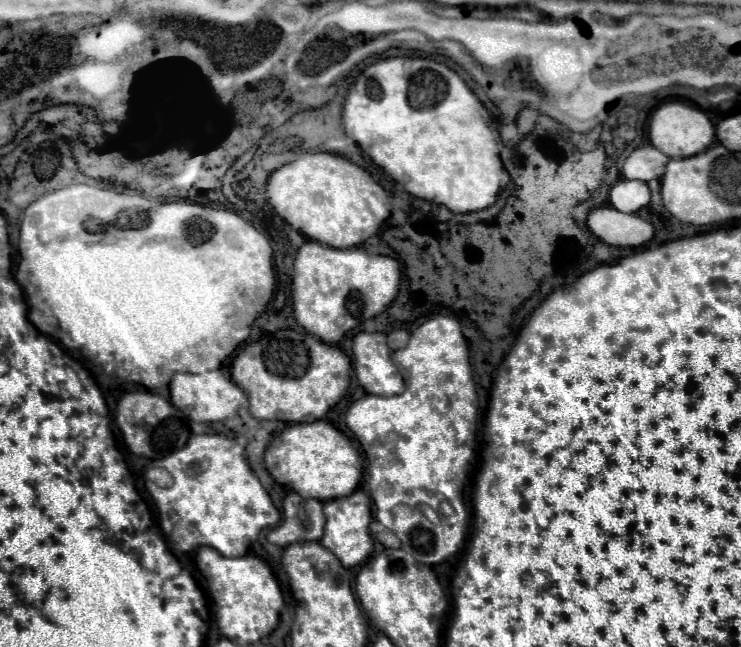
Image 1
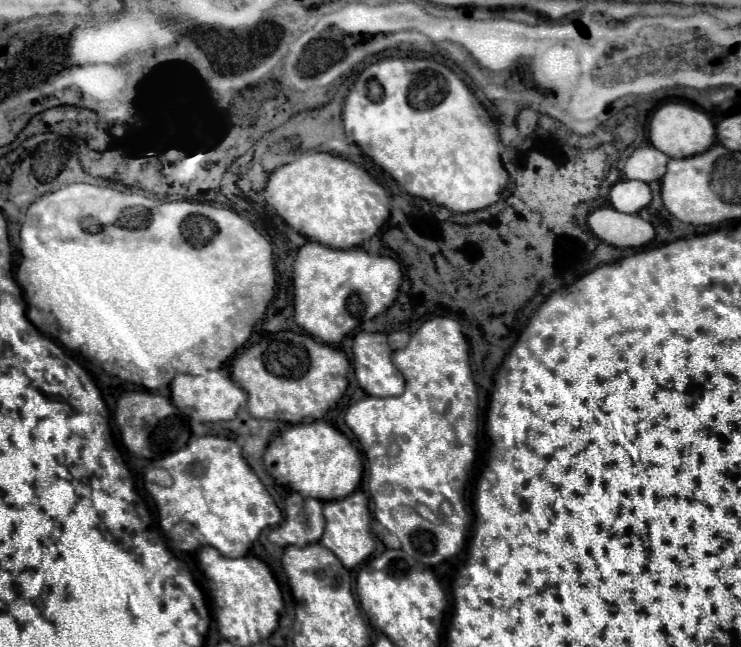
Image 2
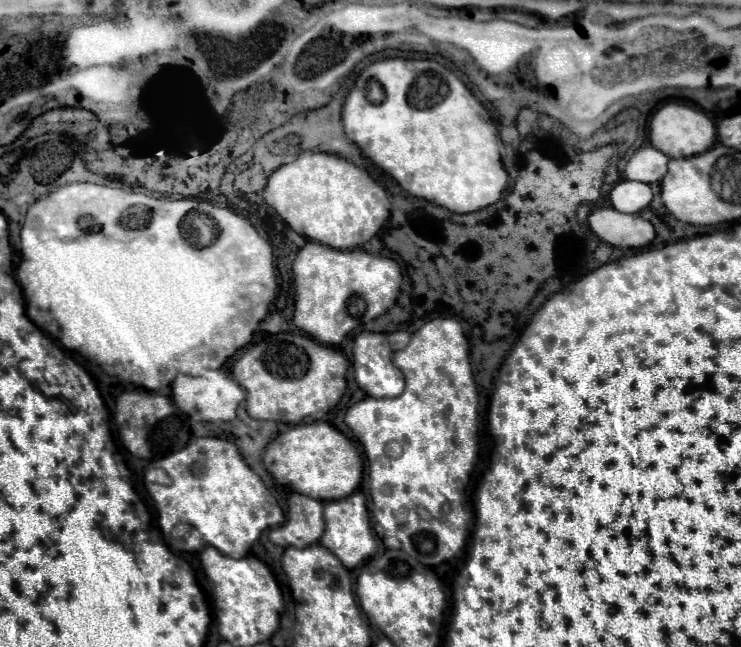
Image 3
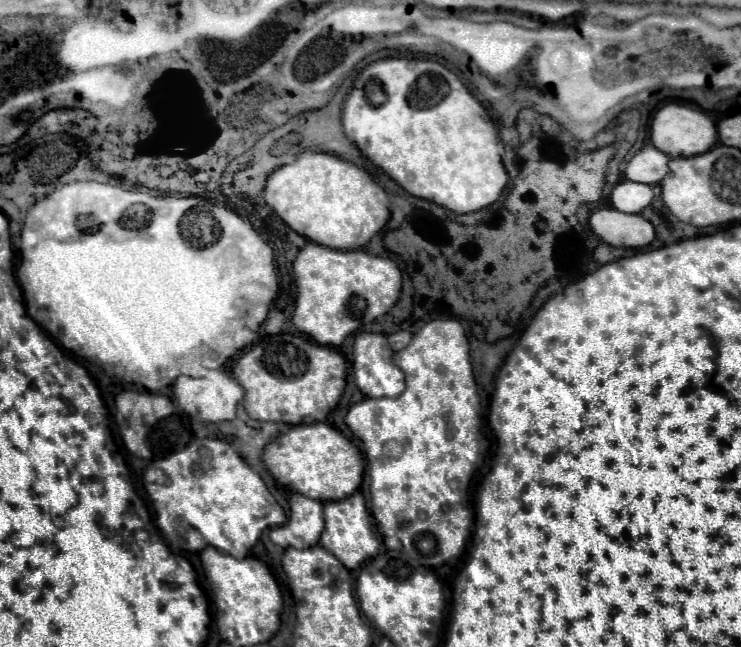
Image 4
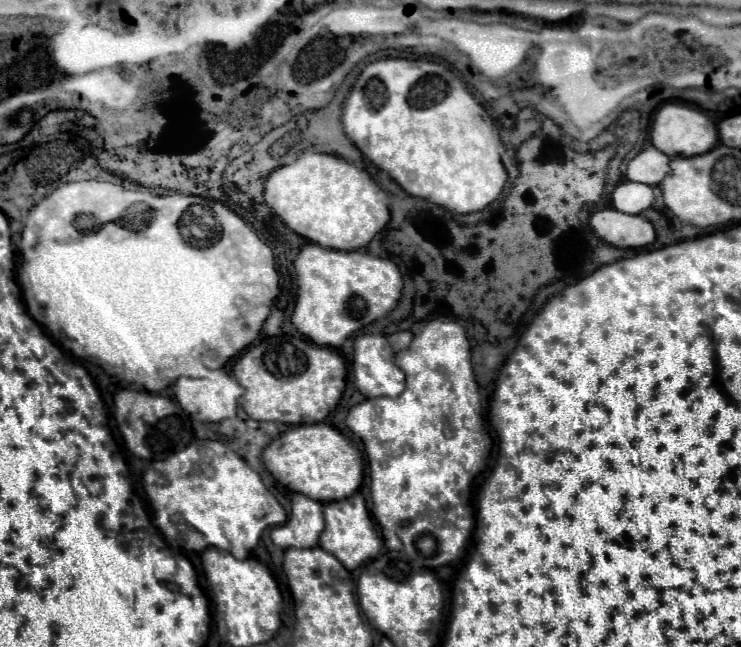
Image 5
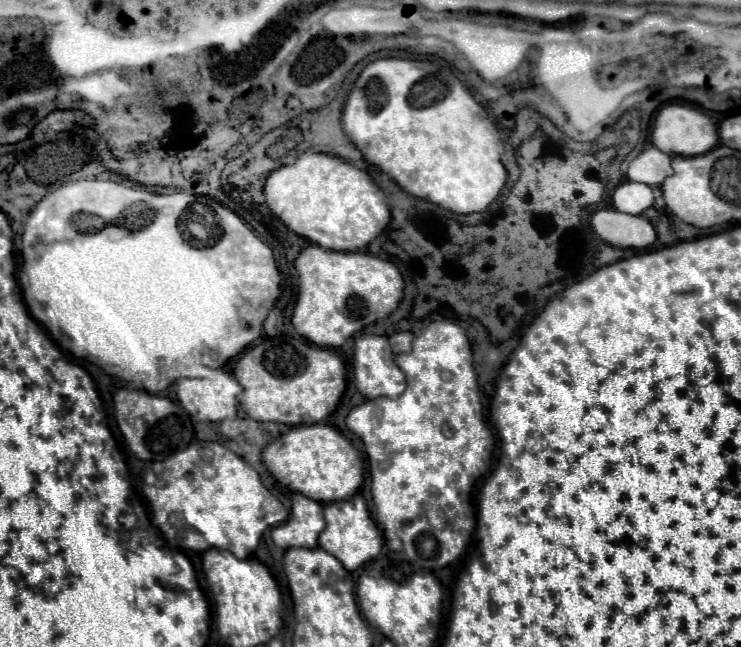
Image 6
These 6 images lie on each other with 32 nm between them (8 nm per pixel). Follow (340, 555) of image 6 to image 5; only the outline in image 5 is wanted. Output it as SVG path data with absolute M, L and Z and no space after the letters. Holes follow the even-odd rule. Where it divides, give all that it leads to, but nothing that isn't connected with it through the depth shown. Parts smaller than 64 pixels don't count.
M356 492L346 500L324 504L324 520L326 520L326 528L320 534L320 548L324 548L326 552L332 552L332 556L336 556L344 564L344 568L354 570L362 562L378 556L382 538L376 532L376 526L368 514L364 496L360 492Z

